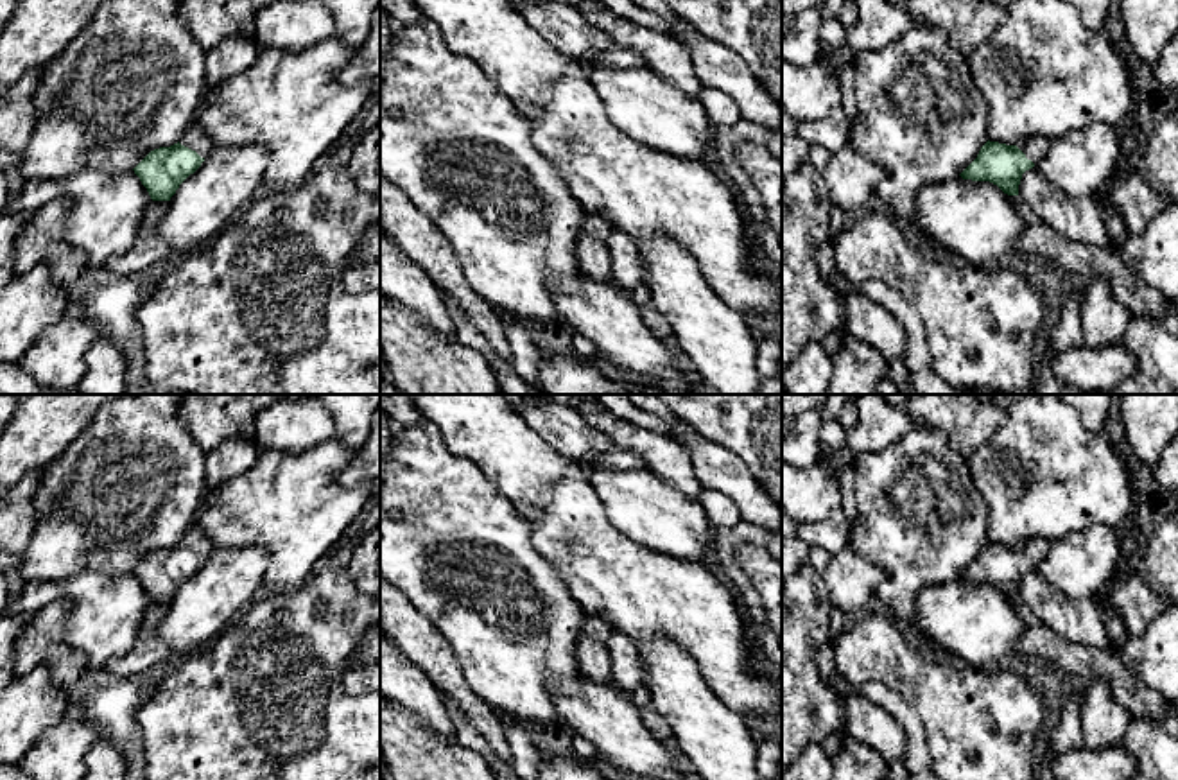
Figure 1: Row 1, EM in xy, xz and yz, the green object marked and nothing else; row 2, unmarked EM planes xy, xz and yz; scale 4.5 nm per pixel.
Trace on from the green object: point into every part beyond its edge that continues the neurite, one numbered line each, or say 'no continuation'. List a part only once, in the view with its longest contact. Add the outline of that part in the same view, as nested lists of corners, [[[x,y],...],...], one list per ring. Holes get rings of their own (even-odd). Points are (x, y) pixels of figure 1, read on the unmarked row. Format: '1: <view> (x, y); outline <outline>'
1: xy (192, 540); outline [[[194,525],[179,540],[179,545],[195,552],[201,559],[206,559],[215,549],[213,543],[203,536]]]

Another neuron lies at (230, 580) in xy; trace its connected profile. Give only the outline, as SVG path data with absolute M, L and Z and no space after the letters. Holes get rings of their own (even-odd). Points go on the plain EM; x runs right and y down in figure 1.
M262 547L213 549L169 602L158 633L172 654L190 656L208 646L264 594L269 554Z

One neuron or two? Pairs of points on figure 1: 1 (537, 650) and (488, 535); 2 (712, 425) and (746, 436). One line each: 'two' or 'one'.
1: one
2: one

